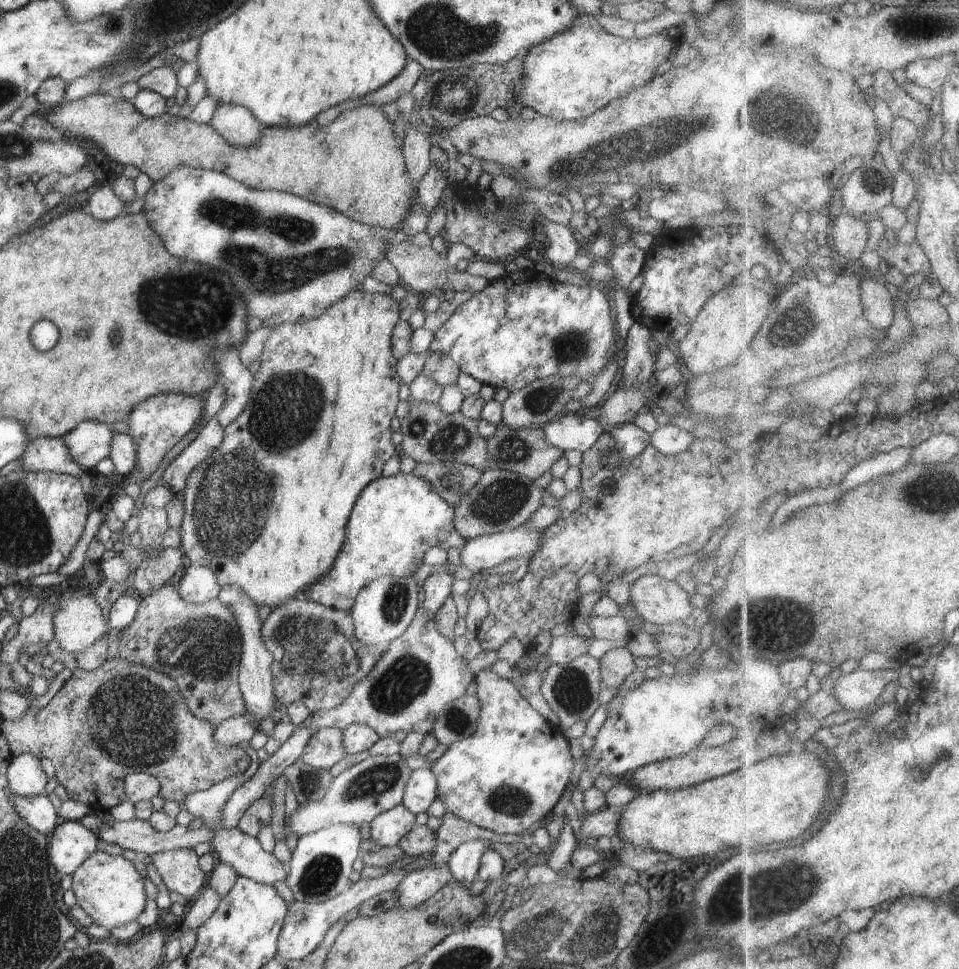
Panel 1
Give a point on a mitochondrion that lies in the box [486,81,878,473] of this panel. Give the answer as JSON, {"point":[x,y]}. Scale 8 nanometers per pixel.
{"point":[637,146]}

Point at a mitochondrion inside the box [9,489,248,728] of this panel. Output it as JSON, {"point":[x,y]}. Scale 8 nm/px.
{"point":[201,650]}

